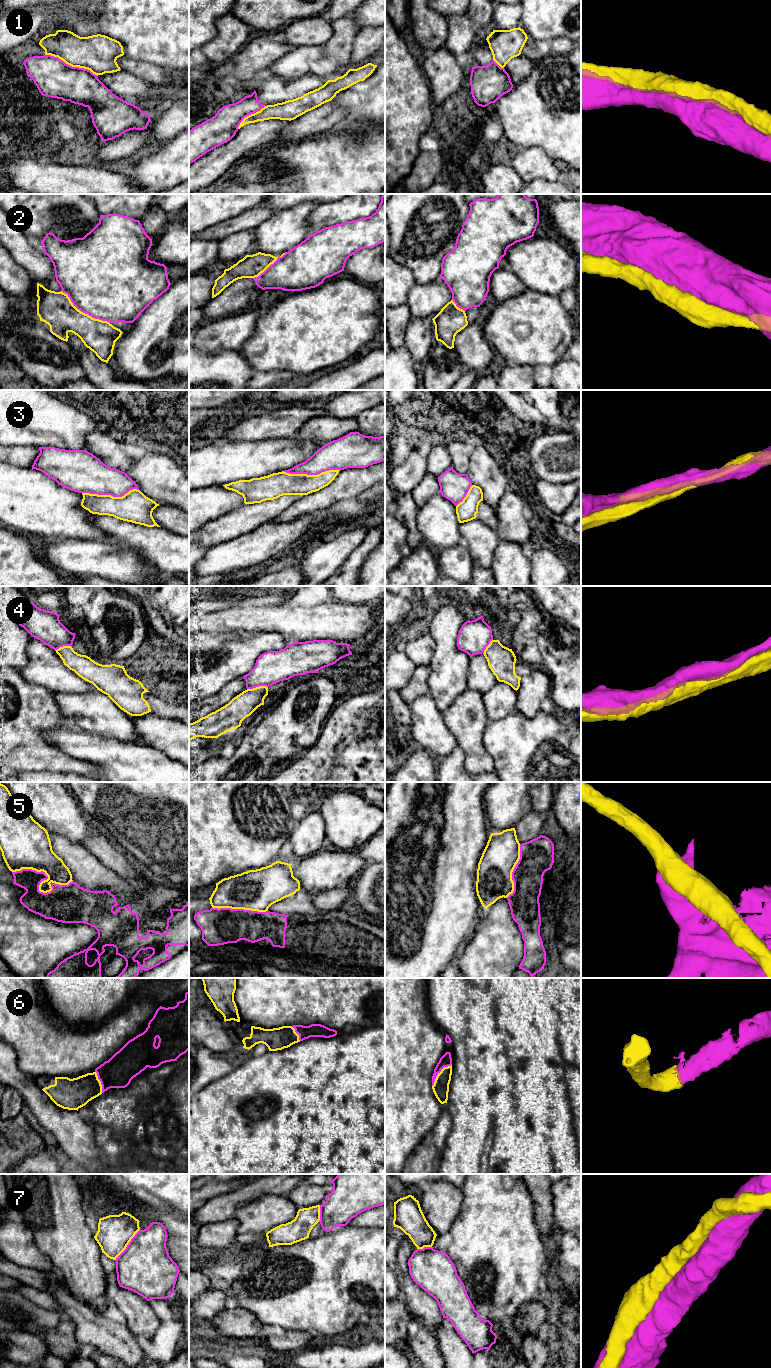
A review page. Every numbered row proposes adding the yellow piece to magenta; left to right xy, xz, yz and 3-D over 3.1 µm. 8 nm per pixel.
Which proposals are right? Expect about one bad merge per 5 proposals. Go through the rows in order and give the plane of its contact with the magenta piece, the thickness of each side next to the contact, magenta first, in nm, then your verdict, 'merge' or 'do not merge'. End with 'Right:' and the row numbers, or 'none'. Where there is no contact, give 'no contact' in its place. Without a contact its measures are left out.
1: contact in xy; calibres 300 and 300 nm; merge
2: contact in xy; calibres 500 and 280 nm; do not merge
3: contact in xy; calibres 300 and 240 nm; merge
4: contact in xz; calibres 260 and 190 nm; merge
5: contact in xy; calibres 300 and 280 nm; do not merge
6: contact in yz; calibres 90 and 130 nm; merge
7: contact in xy; calibres 420 and 280 nm; merge
Right: 1, 3, 4, 6, 7

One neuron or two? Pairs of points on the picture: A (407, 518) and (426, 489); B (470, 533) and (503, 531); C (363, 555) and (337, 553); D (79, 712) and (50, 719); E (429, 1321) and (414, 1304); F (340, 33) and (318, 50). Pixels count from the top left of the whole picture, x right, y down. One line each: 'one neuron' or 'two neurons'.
A: one neuron
B: two neurons
C: two neurons
D: two neurons
E: one neuron
F: two neurons

